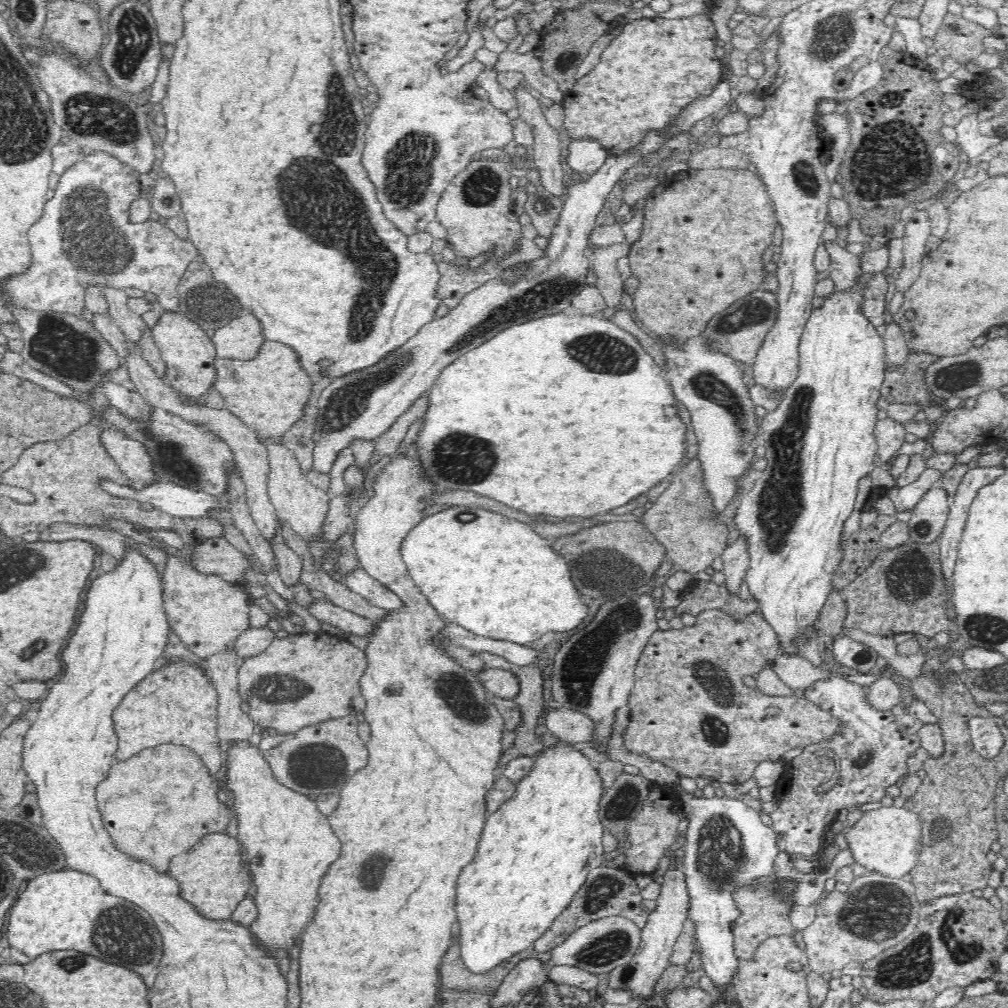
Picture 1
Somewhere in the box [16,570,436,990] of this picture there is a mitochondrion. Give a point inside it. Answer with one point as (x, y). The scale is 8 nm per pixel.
(118, 932)

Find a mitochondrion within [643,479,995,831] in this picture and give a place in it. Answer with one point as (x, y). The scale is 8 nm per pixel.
(711, 729)

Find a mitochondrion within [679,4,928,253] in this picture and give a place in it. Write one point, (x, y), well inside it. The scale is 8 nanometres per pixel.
(839, 33)

